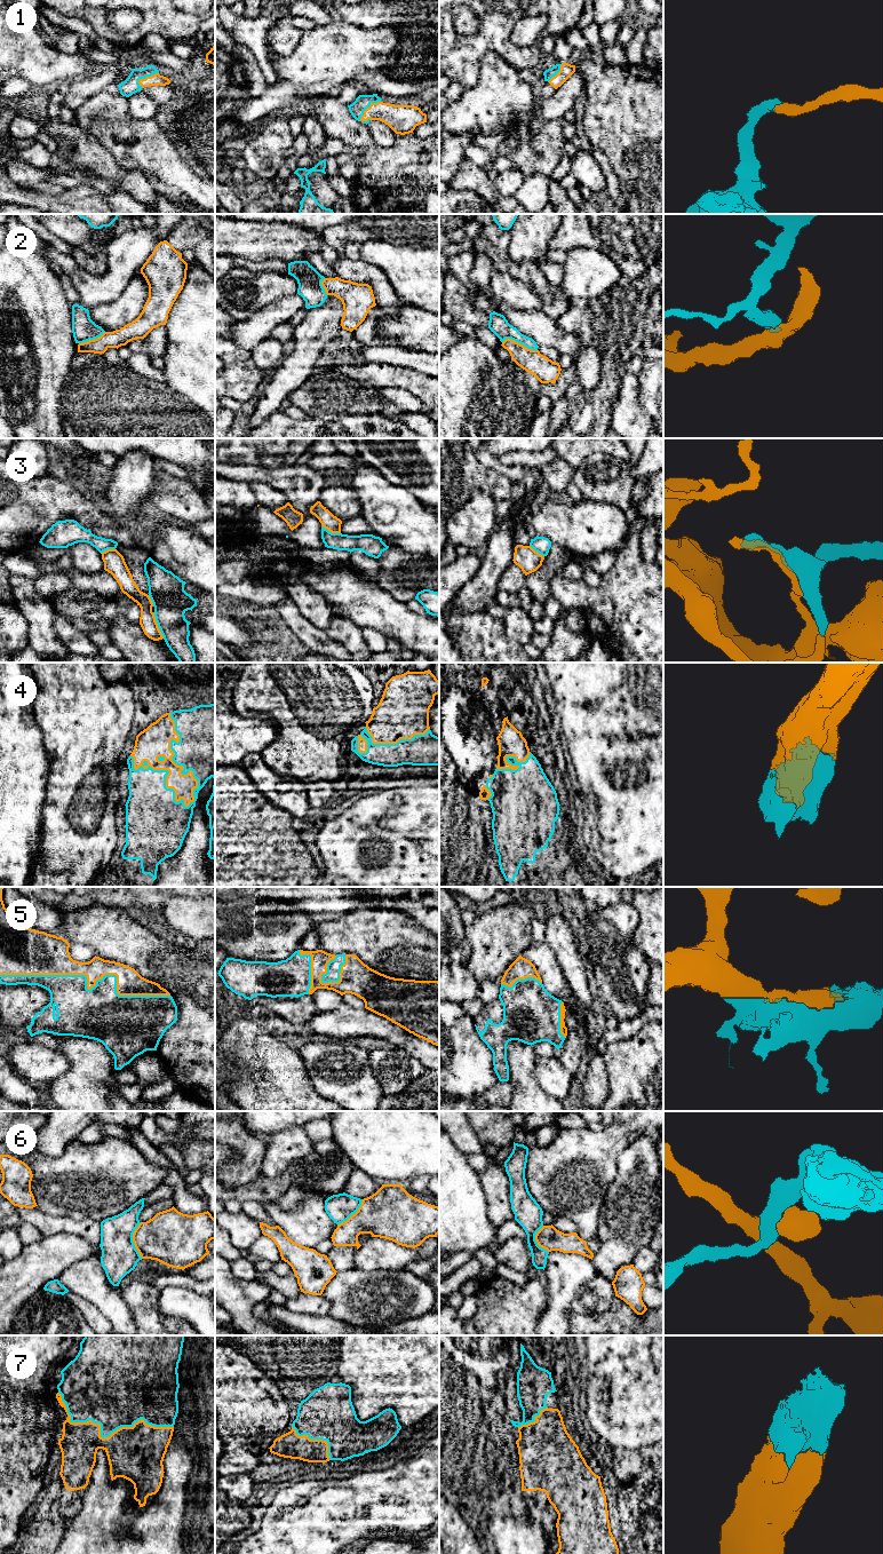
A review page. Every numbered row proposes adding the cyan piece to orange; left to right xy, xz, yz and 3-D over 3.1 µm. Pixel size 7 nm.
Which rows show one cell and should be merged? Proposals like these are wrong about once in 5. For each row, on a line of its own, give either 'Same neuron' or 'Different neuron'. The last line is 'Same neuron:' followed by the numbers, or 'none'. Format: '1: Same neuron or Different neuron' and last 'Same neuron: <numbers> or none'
1: Same neuron
2: Different neuron
3: Same neuron
4: Same neuron
5: Same neuron
6: Different neuron
7: Same neuron
Same neuron: 1, 3, 4, 5, 7

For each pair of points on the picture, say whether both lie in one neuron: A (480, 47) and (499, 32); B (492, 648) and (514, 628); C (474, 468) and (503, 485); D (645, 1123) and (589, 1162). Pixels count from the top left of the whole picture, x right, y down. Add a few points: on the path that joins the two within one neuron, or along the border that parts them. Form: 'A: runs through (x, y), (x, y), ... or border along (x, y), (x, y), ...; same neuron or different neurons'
A: runs through (485, 42), (494, 34); same neuron
B: border along (501, 620), (506, 632), (523, 645); different neurons
C: runs through (480, 475), (496, 484); same neuron
D: runs through (631, 1123), (628, 1123), (603, 1148); same neuron

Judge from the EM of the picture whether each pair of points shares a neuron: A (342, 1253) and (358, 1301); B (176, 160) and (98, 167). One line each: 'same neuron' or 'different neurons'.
A: different neurons
B: different neurons

